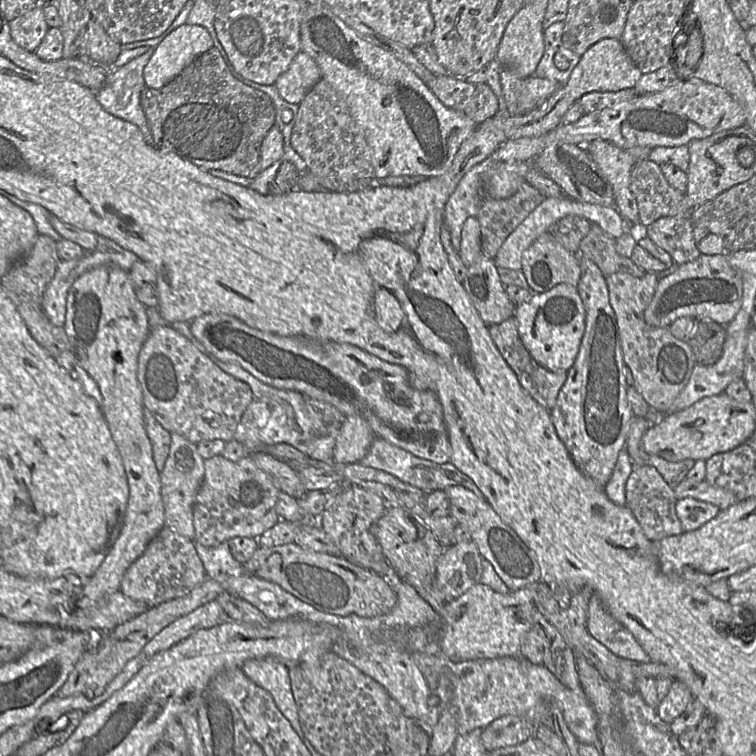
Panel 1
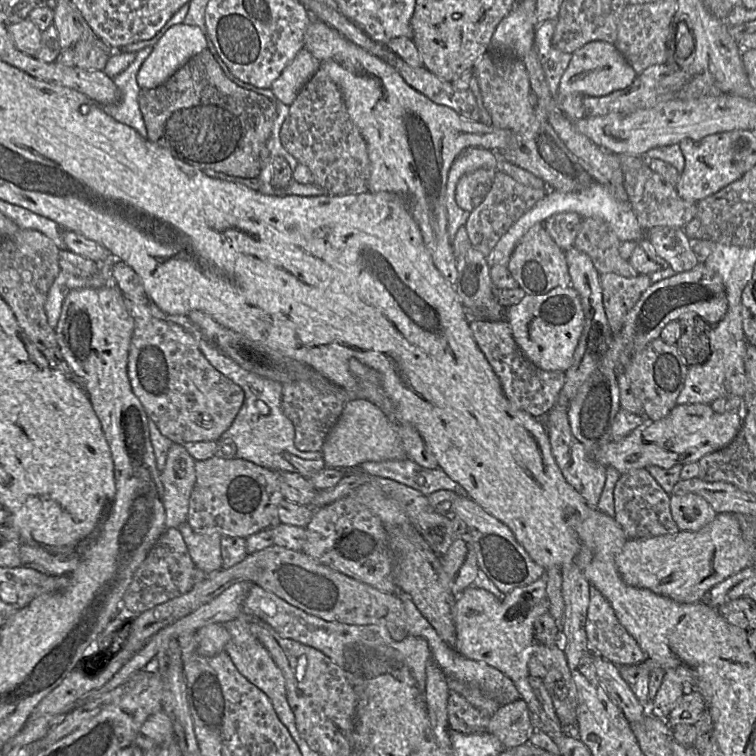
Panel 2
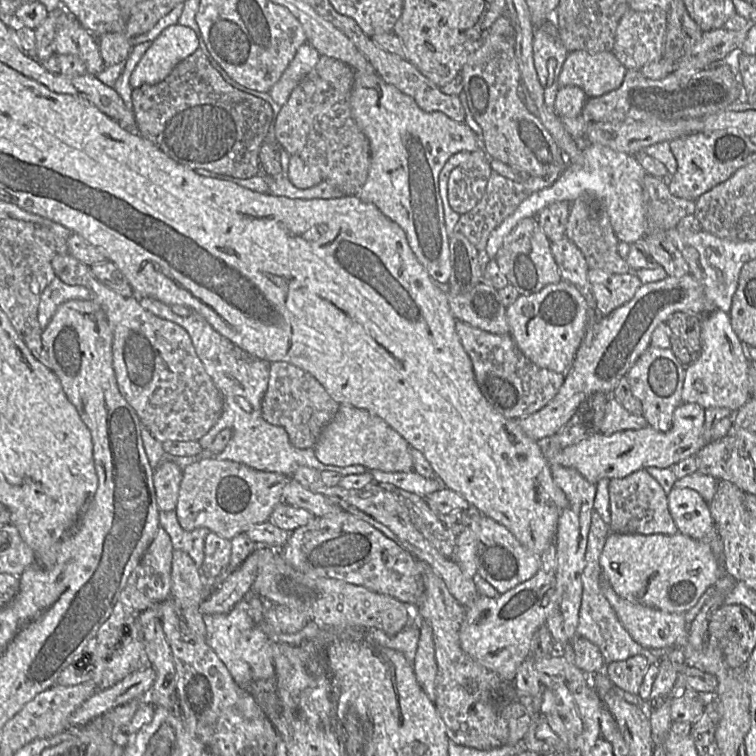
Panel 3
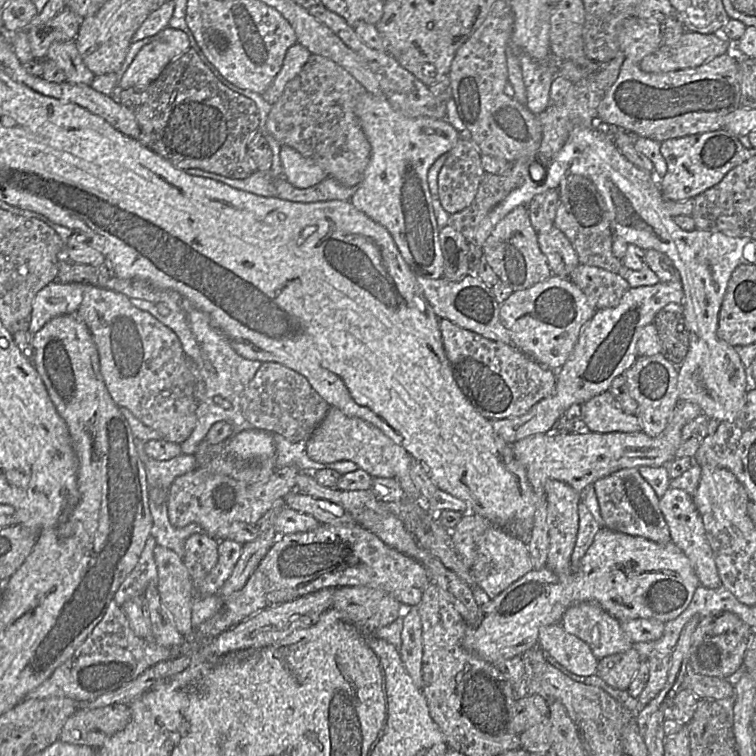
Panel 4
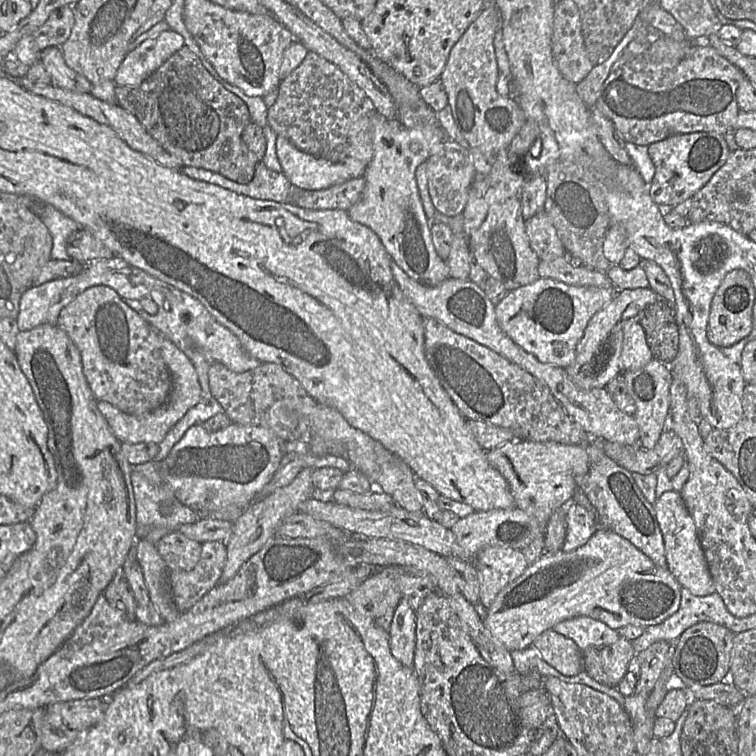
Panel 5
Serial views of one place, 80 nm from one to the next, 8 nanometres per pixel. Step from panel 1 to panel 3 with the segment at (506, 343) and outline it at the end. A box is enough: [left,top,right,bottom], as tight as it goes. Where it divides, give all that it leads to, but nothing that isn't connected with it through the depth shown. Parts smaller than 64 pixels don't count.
[456,321,564,419]

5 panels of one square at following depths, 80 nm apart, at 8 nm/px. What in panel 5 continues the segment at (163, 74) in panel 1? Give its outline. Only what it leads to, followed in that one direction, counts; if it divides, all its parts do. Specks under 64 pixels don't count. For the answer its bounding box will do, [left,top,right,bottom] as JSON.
[113,30,184,86]

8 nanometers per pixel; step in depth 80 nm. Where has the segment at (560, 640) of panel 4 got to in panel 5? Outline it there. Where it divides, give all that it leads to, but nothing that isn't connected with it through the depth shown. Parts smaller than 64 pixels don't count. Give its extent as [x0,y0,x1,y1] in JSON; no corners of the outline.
[532,629,583,676]

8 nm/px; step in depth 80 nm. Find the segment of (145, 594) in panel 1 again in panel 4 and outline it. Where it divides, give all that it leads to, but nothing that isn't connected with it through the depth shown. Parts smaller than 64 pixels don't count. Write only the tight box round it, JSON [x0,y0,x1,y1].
[114,536,158,606]

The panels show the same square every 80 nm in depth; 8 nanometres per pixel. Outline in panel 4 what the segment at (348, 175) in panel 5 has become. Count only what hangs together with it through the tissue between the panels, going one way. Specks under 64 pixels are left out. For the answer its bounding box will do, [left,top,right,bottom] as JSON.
[280,145,328,188]

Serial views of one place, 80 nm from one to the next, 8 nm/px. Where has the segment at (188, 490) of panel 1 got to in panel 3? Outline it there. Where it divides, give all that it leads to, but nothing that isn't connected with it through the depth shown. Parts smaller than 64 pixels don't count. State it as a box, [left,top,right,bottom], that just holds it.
[153,458,183,511]

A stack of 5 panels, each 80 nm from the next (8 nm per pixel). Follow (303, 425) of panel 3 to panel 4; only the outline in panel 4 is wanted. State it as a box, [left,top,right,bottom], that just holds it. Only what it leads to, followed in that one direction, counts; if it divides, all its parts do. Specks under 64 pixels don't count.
[240,362,330,442]

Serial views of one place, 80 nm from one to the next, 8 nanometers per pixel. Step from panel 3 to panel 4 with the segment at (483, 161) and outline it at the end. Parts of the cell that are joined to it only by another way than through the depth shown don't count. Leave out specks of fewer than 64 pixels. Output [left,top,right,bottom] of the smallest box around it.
[438,138,485,215]

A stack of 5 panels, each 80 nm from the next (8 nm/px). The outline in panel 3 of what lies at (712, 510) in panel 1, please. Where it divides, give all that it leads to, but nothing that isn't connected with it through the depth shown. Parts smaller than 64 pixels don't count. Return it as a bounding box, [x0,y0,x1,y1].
[667,488,722,559]

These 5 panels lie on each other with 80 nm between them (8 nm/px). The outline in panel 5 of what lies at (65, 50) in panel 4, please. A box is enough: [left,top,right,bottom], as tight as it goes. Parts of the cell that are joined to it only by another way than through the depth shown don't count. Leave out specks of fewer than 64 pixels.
[42,47,92,93]

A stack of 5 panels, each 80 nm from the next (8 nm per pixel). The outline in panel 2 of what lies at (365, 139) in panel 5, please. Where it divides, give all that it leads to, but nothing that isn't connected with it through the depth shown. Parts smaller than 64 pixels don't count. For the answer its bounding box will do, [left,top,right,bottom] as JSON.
[281,68,370,195]

